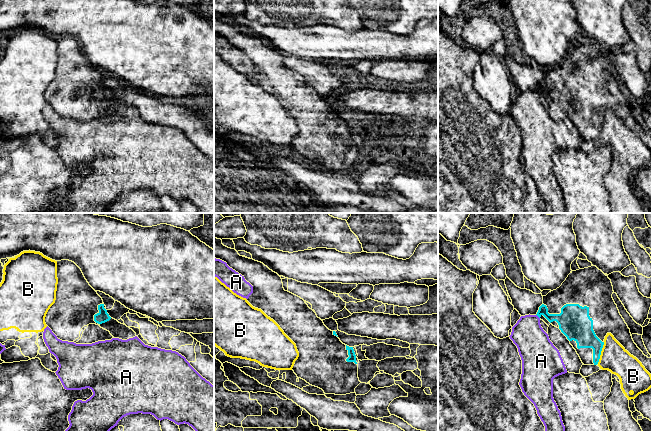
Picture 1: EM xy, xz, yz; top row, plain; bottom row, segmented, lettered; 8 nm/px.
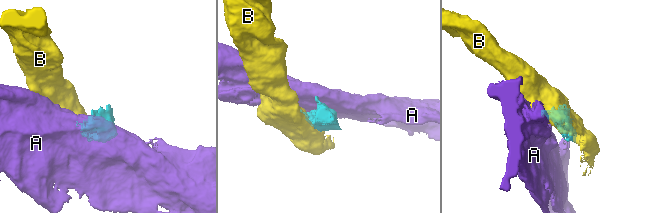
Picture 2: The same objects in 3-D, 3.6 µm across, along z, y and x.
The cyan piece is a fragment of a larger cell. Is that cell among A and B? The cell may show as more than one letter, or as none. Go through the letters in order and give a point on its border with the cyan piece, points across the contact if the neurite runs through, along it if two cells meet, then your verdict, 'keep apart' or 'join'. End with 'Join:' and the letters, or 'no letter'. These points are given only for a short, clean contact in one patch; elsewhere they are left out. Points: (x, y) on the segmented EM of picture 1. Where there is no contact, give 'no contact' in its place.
A: meets cyan in yz at (537, 315); border along yz (536, 314), (539, 318); keep apart
B: meets cyan in yz at (600, 353); keep apart
Join: no letter

